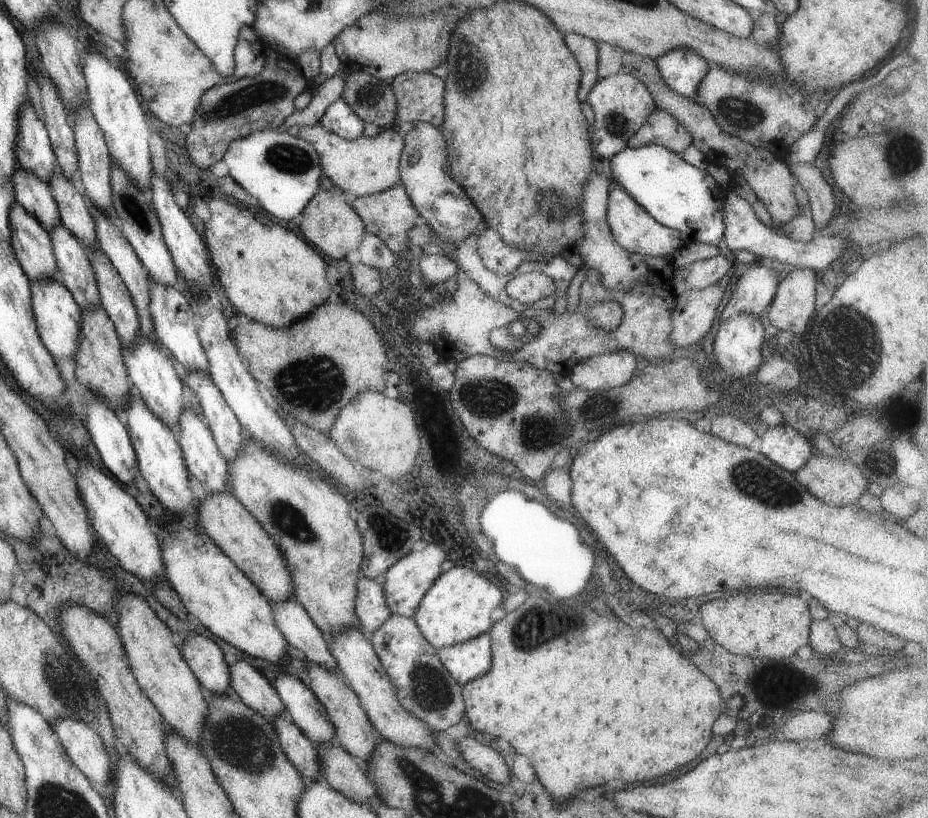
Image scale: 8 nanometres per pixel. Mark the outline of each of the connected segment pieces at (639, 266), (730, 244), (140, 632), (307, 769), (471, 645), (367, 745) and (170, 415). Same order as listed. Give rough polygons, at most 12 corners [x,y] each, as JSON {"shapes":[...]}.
{"shapes":[[[594,170],[581,194],[583,240],[559,257],[599,270],[612,291],[649,282],[653,260],[626,252],[607,225],[611,177]],[[727,188],[720,246],[816,273],[840,259],[845,236],[795,242],[759,222]],[[117,592],[114,627],[139,690],[197,744],[205,693],[149,602]],[[286,712],[272,722],[303,780],[318,780],[318,750]],[[490,636],[436,649],[461,685],[491,666]],[[306,664],[337,742],[365,764],[382,742],[350,687]],[[137,334],[120,347],[128,383],[174,429],[187,404],[174,360]]]}

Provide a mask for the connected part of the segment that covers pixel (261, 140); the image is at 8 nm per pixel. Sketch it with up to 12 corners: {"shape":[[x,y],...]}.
{"shape":[[285,130],[237,138],[227,175],[271,218],[297,218],[319,189],[313,146]]}

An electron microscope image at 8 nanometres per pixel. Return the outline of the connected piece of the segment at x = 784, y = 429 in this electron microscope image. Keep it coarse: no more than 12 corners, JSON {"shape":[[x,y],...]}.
{"shape":[[783,423],[765,430],[759,452],[795,473],[814,451]]}

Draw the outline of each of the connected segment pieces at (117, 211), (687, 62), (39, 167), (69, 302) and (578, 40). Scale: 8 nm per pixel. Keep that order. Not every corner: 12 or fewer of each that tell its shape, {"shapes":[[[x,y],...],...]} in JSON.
{"shapes":[[[114,161],[111,206],[138,261],[159,284],[178,273],[151,205]],[[689,50],[654,60],[675,94],[696,100],[709,66]],[[29,102],[17,112],[15,160],[47,184],[58,171]],[[57,278],[29,281],[36,332],[73,359],[81,311]],[[563,34],[581,72],[577,99],[583,103],[598,82],[597,42]]]}

